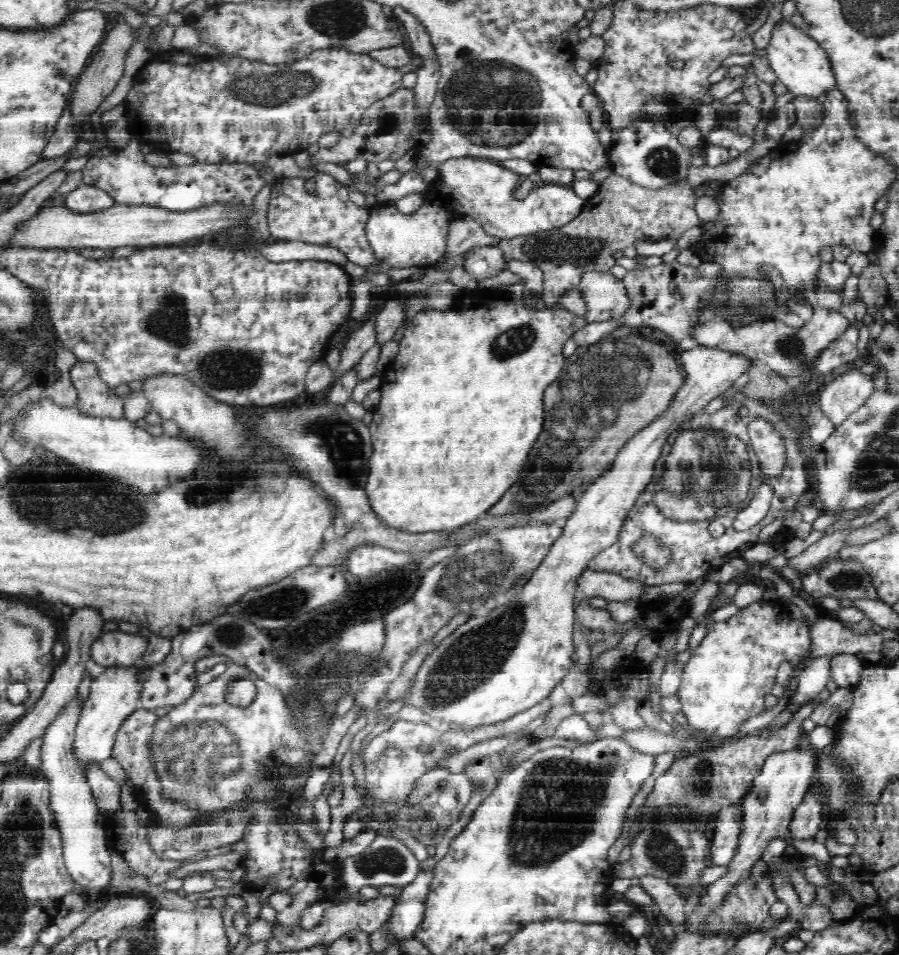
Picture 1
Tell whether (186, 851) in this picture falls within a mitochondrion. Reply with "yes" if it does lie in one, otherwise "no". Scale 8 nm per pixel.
no

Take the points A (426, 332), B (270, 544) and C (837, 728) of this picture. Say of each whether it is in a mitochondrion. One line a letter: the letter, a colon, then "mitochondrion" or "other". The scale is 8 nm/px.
A: other
B: other
C: other

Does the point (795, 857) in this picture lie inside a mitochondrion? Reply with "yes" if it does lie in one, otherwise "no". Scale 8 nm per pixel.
no

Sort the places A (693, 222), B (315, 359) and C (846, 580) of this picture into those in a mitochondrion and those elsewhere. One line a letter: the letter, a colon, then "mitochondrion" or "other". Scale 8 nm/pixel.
A: other
B: other
C: mitochondrion

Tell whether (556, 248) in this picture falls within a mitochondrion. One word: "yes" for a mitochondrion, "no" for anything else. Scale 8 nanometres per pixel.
yes

